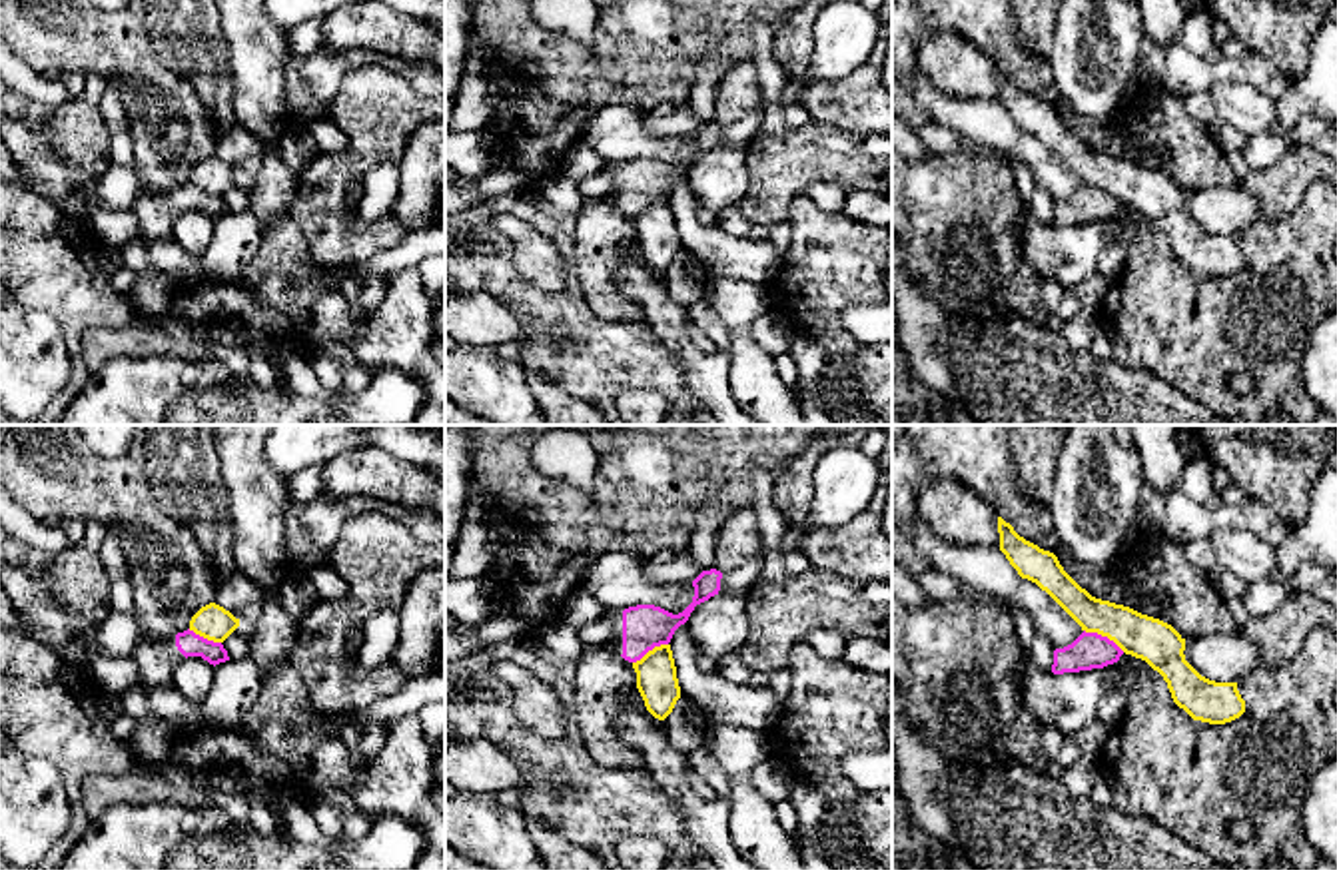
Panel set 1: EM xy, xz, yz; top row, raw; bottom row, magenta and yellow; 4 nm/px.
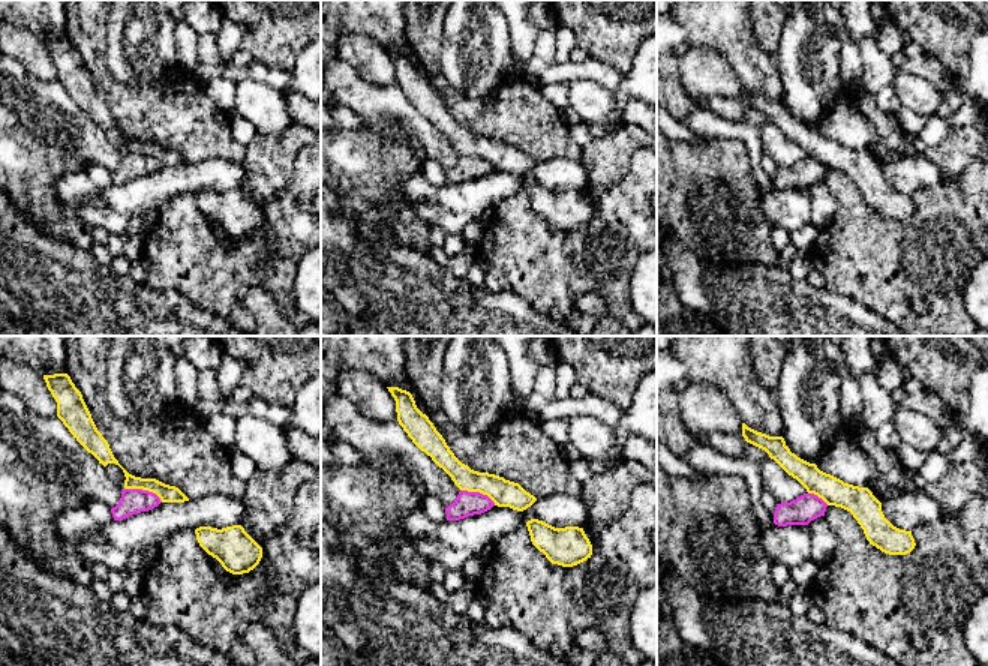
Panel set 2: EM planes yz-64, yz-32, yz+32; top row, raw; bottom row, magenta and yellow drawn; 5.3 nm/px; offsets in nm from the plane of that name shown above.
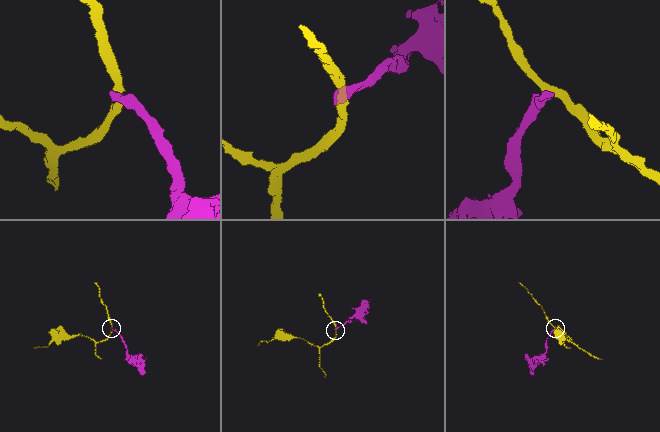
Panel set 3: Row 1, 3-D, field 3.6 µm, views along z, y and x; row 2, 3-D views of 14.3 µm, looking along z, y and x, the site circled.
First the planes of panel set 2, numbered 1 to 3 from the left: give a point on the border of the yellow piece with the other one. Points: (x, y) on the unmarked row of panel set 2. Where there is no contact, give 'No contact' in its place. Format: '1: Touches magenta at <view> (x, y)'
1: Touches magenta at yz-64 (144, 155)
2: Touches magenta at yz-32 (479, 156)
3: Touches magenta at yz+32 (817, 161)

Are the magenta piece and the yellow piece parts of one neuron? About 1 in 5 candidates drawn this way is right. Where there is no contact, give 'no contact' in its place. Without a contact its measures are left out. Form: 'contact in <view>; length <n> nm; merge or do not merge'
contact in yz; length 190 nm; do not merge

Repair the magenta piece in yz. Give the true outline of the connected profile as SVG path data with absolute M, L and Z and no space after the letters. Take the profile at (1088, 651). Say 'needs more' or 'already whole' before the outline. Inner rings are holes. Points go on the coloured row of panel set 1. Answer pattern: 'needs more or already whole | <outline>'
already whole | M1082 633L1072 645L1054 651L1054 674L1104 668L1119 660L1123 651L1098 633Z

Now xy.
needs more | M190 629L162 643L138 643L128 656L138 666L136 684L144 690L168 686L174 670L188 656L202 656L214 666L229 660L222 643L208 641Z

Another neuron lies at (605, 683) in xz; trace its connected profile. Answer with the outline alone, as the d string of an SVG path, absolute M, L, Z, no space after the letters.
M607 643L591 645L577 660L573 710L587 754L605 768L641 770L645 760L617 732L625 706L645 706L633 662Z

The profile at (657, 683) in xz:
M670 645L655 647L641 660L633 662L633 668L647 710L655 718L665 720L680 698Z

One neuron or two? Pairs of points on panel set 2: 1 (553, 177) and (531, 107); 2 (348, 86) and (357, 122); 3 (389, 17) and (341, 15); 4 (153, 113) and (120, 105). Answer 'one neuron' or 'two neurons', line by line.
1: two neurons
2: two neurons
3: one neuron
4: one neuron

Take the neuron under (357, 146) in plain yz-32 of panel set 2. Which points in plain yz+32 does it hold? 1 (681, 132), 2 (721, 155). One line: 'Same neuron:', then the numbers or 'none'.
Same neuron: 2

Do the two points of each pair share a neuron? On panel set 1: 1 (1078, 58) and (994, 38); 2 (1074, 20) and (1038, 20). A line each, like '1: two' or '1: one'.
1: two
2: two

